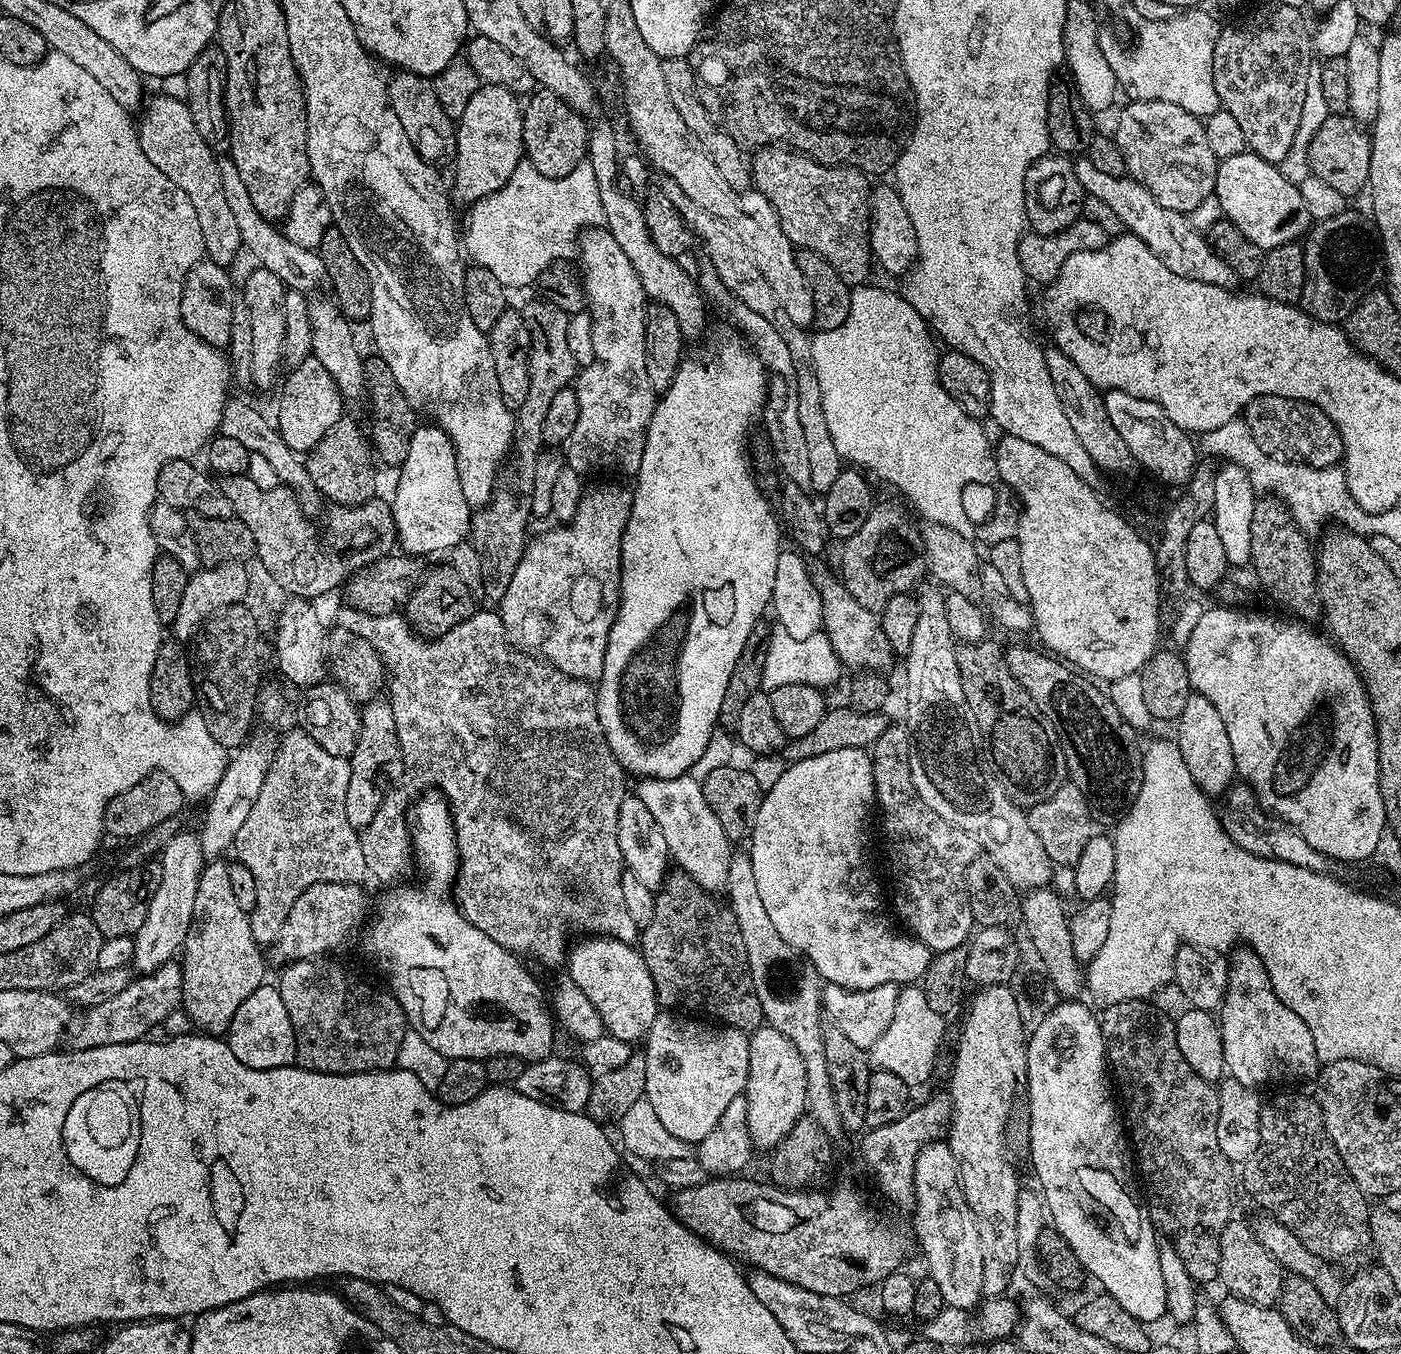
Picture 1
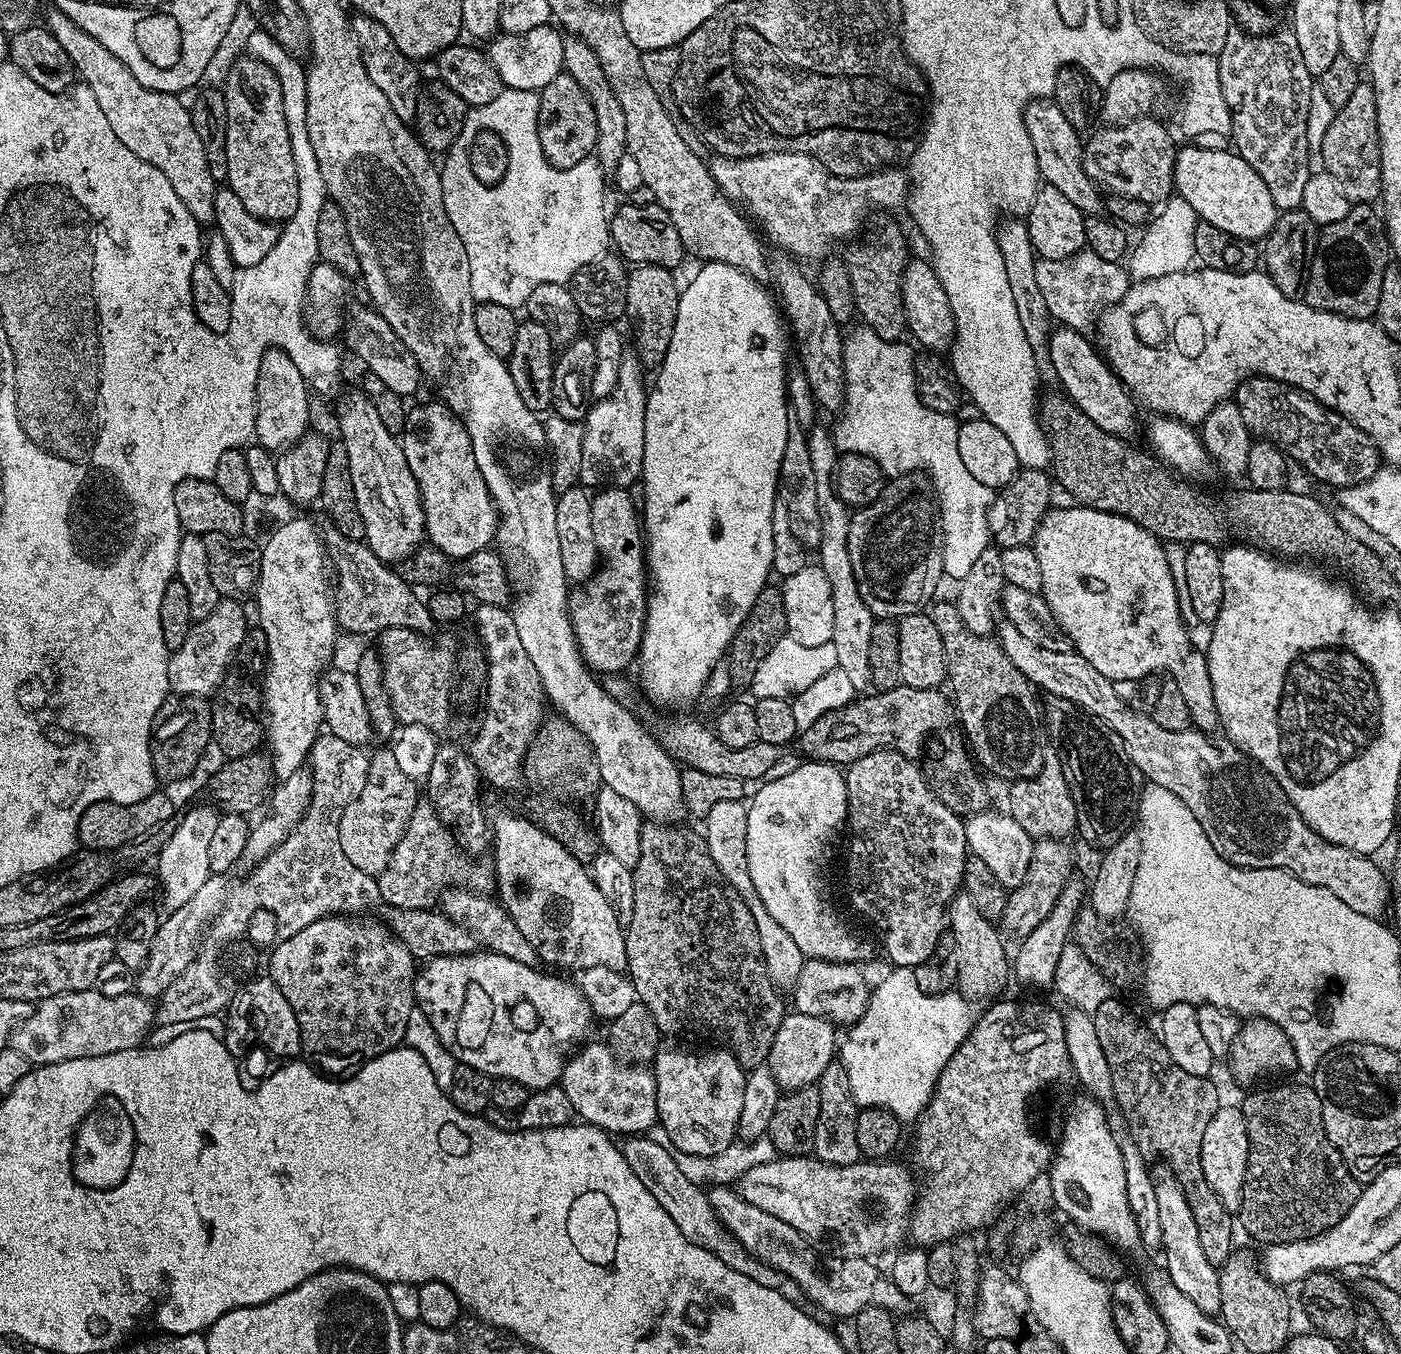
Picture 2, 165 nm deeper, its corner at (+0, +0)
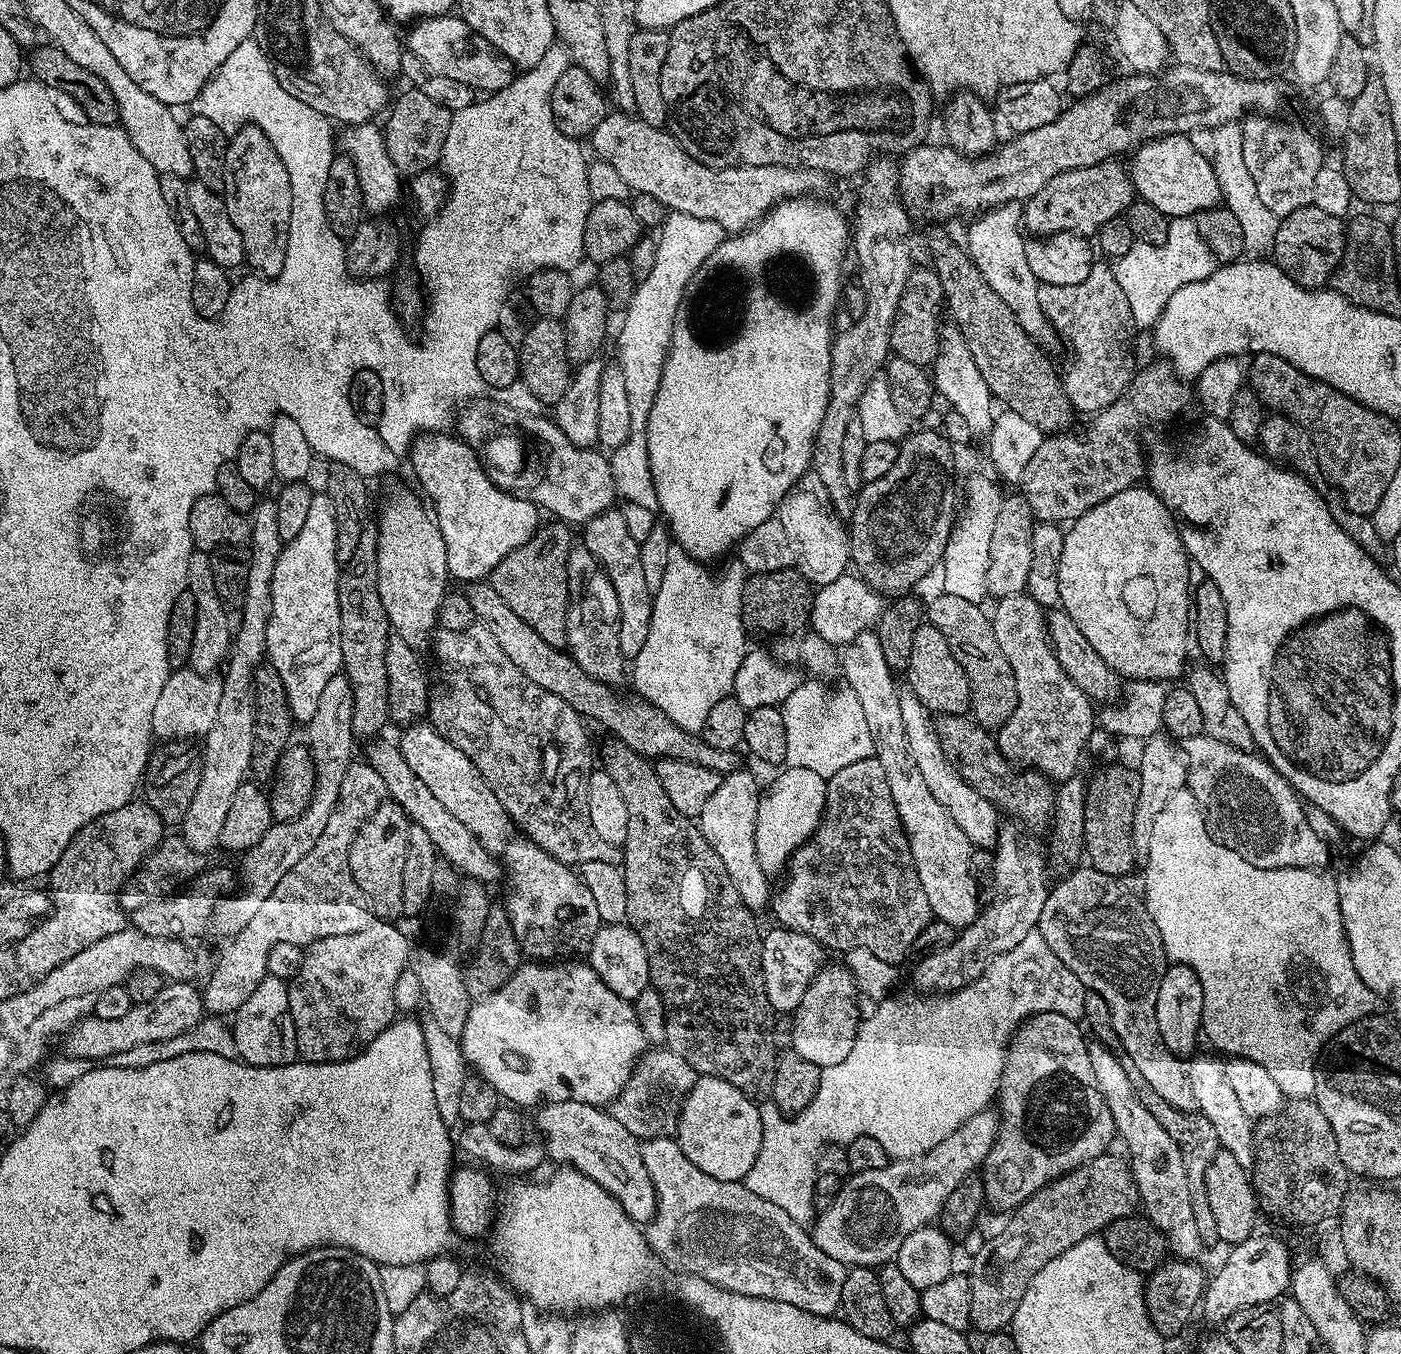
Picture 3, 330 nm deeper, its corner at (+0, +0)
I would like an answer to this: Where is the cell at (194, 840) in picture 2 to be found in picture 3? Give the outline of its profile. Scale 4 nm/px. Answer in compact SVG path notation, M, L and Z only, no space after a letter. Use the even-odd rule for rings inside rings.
M261 499L252 509L250 516L252 553L247 553L246 556L248 562L246 598L238 612L241 616L240 625L235 625L232 647L222 672L224 685L222 699L218 702L218 714L214 717L214 726L210 726L208 733L202 737L204 754L202 753L201 759L201 776L195 781L197 789L182 823L185 842L201 854L208 854L212 847L215 849L219 845L222 825L226 813L230 811L230 802L234 799L238 786L246 782L252 766L252 751L256 745L254 678L266 660L260 655L260 649L265 642L264 628L271 614L271 578L274 576L274 566L278 562L282 541L278 534L276 521L278 510L275 499Z

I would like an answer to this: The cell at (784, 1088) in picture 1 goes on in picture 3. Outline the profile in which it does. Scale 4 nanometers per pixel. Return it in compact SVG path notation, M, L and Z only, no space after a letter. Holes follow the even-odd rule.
M838 962L833 968L831 966L821 968L818 975L812 979L808 989L802 994L802 1002L792 1016L791 1051L795 1055L806 1058L806 1062L814 1062L821 1070L830 1066L838 1066L838 1062L842 1062L842 1058L850 1054L854 1046L856 1031L860 1028L862 1011L860 1012L860 1004L856 998L858 999L858 991L855 980L843 963Z

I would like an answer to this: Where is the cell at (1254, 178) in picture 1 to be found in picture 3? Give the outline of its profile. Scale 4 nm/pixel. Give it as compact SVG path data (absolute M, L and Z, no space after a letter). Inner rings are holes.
M1187 135L1159 136L1135 149L1131 157L1130 175L1137 197L1145 200L1147 207L1156 207L1164 216L1195 217L1196 213L1215 208L1222 197L1218 178L1212 169L1212 160L1194 150Z

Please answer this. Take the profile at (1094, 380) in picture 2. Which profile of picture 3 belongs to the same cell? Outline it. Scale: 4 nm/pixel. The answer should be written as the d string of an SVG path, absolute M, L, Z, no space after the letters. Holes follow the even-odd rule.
M1016 202L1001 204L999 208L987 209L973 220L976 221L968 228L966 251L974 266L978 266L982 278L990 282L990 290L994 290L994 294L998 294L998 298L1002 298L1002 302L1010 306L1010 310L1016 315L1018 326L1022 326L1022 330L1030 334L1034 343L1041 346L1057 343L1056 330L1038 302L1041 283L1034 278L1030 262L1026 262L1026 236L1022 231L1021 205Z

